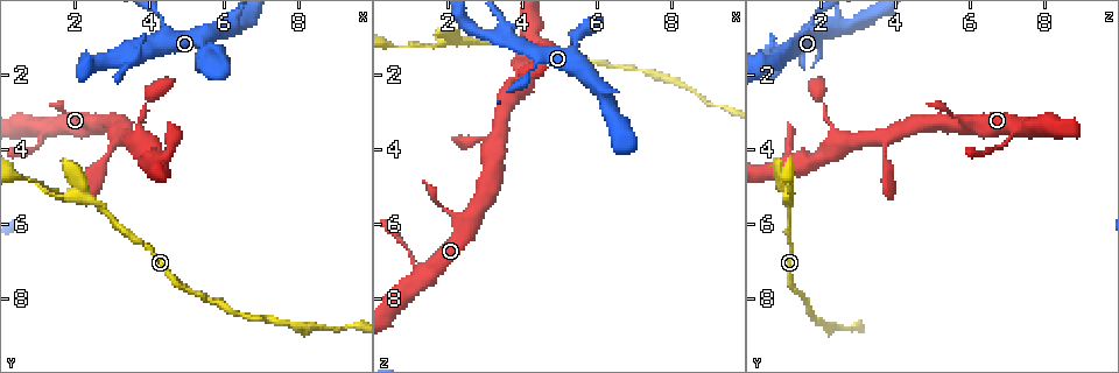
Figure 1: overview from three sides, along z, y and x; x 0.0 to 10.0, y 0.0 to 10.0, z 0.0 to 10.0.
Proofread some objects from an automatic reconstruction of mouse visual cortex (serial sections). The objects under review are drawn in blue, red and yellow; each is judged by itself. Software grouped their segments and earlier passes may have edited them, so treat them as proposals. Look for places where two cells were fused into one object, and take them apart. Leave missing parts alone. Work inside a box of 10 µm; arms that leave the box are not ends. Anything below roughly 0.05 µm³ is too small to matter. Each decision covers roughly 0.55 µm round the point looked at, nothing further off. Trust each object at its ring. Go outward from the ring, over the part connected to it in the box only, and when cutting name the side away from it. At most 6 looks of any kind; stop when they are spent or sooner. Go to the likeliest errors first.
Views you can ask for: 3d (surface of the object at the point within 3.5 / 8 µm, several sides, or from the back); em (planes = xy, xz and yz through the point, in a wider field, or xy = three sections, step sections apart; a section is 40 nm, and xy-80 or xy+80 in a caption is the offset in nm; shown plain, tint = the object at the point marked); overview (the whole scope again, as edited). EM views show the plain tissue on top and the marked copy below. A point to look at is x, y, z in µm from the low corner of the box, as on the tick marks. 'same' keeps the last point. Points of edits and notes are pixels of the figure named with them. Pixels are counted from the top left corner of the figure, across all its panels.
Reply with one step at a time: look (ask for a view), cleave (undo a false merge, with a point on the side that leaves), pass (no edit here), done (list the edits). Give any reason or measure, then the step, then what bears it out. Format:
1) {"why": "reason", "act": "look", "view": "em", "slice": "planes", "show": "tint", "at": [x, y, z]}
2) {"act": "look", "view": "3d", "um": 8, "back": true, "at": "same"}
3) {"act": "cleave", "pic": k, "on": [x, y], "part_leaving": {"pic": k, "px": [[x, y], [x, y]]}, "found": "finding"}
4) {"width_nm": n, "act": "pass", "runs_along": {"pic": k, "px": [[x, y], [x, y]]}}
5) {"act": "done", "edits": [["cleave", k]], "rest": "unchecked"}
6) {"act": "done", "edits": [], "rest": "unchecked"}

{"why": "three-way junction", "act": "look", "view": "em", "slice": "xy", "step": 3, "show": "tint", "at": [2.50, 5.35, 1.15]}

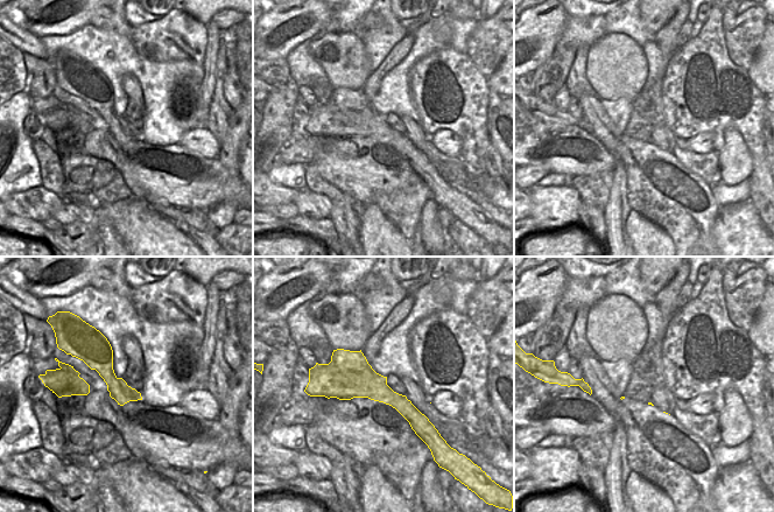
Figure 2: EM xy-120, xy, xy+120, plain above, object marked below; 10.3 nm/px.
{"why": "see where the arms go", "act": "look", "view": "3d", "um": 3.5, "back": true, "at": "same"}

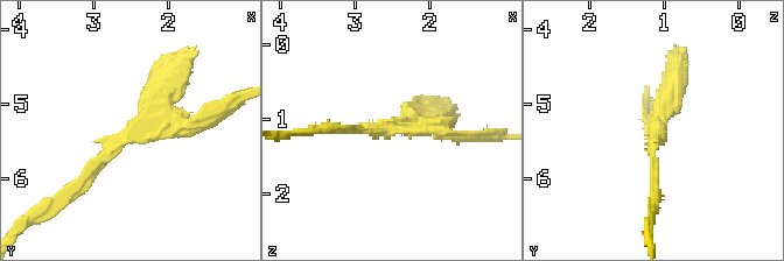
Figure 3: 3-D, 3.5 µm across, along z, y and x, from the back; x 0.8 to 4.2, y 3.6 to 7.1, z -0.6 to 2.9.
{"width_nm": 340, "act": "cleave", "pic": 3, "on": [676, 65], "found": "two cells meet here"}

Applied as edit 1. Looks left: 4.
{"why": "three arms meet", "act": "look", "view": "3d", "um": 3.5, "back": true, "at": [3.80, 3.50, 2.30]}

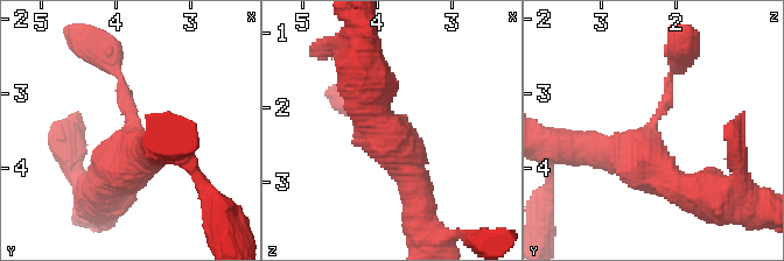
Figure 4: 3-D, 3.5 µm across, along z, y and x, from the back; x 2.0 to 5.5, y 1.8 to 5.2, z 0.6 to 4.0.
{"arms": 3, "arm_widths_nm": [150, 450, 450], "why": "now the EM", "act": "look", "view": "em", "slice": "xy", "step": 5, "show": "tint", "at": [3.75, 3.55, 2.30]}

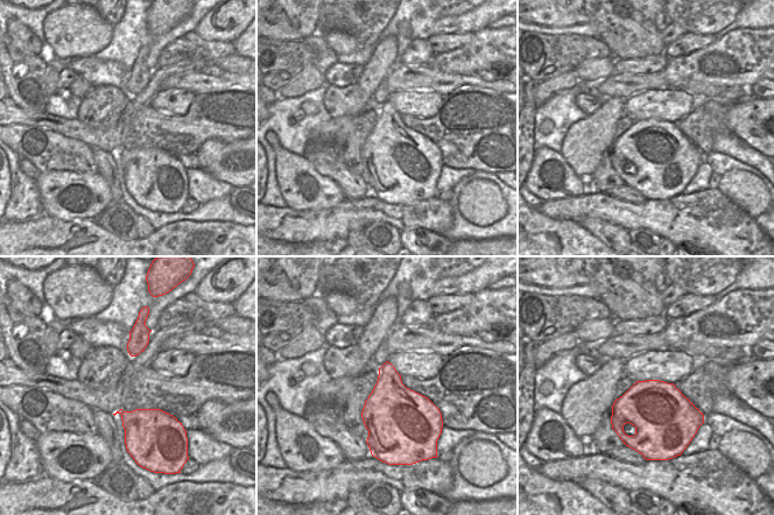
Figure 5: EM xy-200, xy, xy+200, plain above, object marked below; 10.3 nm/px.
{"act": "look", "view": "em", "slice": "xy", "step": 2, "show": "tint", "at": "same"}

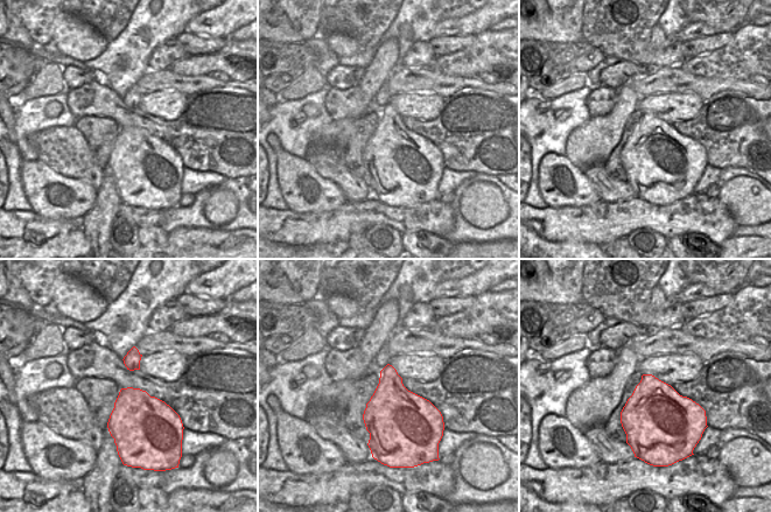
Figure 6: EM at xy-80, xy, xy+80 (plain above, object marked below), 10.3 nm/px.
{"act": "pass", "runs_along": {"pic": 4, "px": [[419, 217], [412, 171], [362, 91]]}, "found": "one cell here"}

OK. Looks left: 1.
{"act": "done", "edits": [["cleave", 3]], "rest": "unchecked"}

